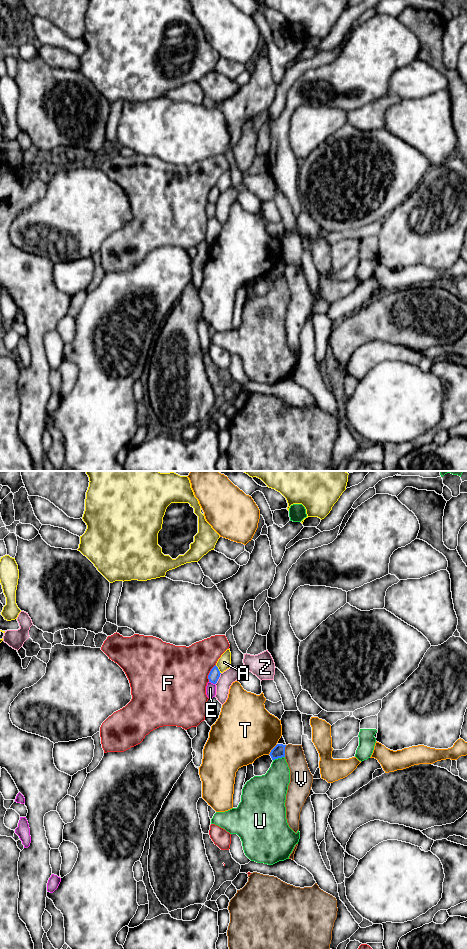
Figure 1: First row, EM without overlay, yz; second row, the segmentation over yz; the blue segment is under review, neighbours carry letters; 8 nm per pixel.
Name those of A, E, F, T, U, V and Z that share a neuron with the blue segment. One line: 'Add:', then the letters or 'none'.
Add: none

